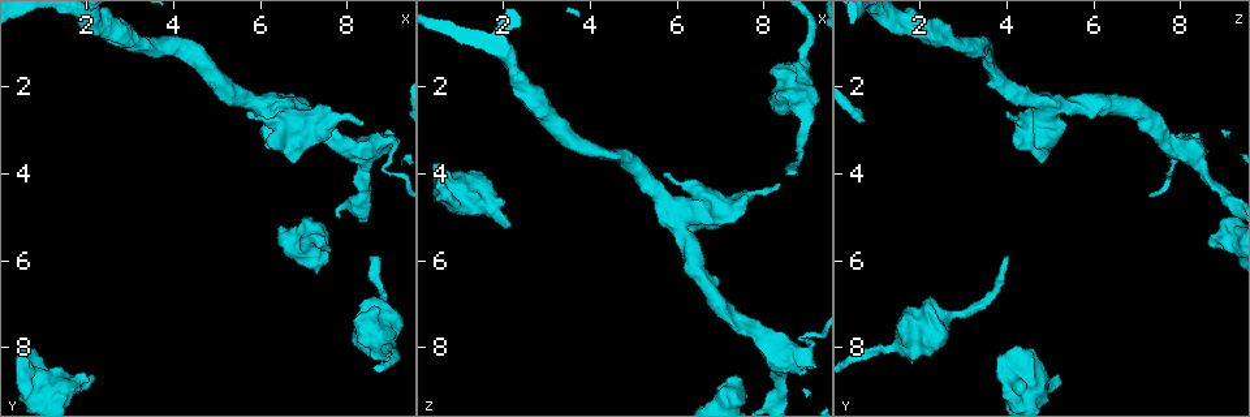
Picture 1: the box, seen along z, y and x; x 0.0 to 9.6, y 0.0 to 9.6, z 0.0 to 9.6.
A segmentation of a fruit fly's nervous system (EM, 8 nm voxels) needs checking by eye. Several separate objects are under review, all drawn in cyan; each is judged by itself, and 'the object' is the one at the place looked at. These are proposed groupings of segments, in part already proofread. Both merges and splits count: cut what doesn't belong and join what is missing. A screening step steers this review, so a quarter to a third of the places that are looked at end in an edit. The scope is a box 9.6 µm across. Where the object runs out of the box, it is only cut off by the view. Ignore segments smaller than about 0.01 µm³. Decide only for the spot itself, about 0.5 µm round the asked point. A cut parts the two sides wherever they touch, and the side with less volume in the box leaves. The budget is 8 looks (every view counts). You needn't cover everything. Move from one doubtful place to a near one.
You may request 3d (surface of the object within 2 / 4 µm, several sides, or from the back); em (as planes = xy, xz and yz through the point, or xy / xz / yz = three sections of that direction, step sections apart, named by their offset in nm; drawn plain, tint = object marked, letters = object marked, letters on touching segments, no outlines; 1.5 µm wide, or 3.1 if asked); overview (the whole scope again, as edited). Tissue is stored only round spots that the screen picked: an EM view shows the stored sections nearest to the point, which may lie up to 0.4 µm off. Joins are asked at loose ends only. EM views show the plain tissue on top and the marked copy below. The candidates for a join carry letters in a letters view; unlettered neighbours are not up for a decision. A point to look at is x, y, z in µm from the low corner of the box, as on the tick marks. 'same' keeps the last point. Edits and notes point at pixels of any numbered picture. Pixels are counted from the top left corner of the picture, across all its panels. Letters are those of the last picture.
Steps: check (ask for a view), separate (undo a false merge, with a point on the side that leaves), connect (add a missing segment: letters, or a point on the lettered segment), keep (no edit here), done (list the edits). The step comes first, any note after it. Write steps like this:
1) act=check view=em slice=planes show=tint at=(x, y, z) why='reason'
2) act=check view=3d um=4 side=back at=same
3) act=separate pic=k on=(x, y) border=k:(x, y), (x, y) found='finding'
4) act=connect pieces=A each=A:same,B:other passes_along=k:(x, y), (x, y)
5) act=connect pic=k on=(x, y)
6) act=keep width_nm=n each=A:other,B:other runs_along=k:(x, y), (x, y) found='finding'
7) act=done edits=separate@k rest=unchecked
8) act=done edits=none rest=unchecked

act=check view=3d um=4 at=(8.40, 2.85, 4.20) why='tapers out'

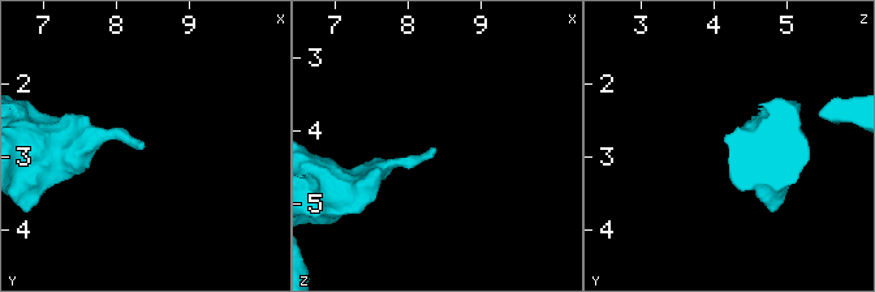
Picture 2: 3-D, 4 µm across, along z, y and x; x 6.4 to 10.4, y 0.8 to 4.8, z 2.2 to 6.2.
act=check view=em slice=planes show=letters at=(8.40, 2.80, 4.25)

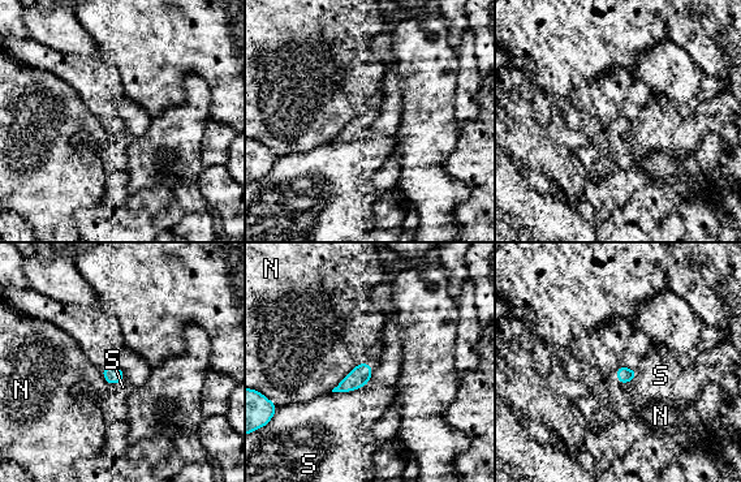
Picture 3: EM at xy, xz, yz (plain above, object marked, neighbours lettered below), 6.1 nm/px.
act=keep each=N:other,S:other border=3:(369, 381), (348, 391), (331, 391) found='none of them fits'

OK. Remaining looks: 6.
act=check view=3d um=4 at=(8.80, 5.95, 4.05)

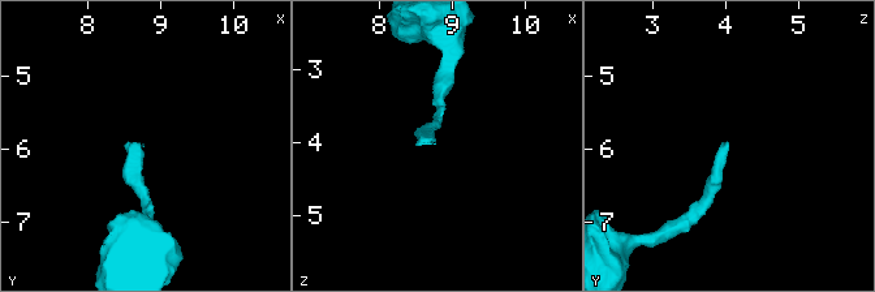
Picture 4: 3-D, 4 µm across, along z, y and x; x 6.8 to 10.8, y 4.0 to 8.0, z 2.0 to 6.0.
act=check view=em slice=xy step=8 show=letters at=(8.80, 5.95, 4.00)

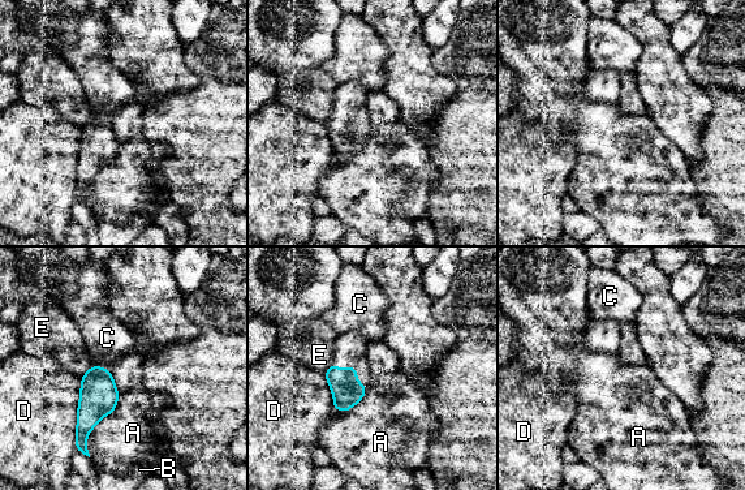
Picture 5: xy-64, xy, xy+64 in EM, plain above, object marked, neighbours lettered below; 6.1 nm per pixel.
act=check view=em slice=planes show=letters at=same

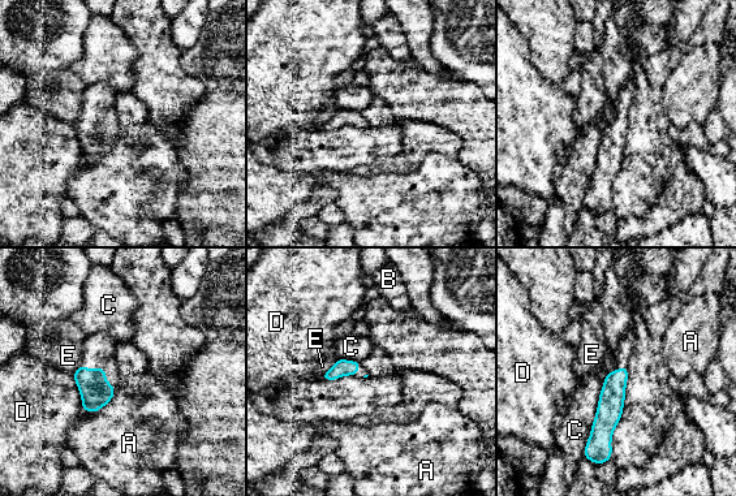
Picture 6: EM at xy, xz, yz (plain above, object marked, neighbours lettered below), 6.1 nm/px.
act=keep width_nm=100 each=A:other,B:other,C:other,D:other,E:other runs_along=6:(624, 371), (614, 385), (607, 441) found='no lettered segment goes on from it'

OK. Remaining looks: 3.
act=check view=3d um=2 at=(8.95, 8.05, 1.10) why='sudden change in width'

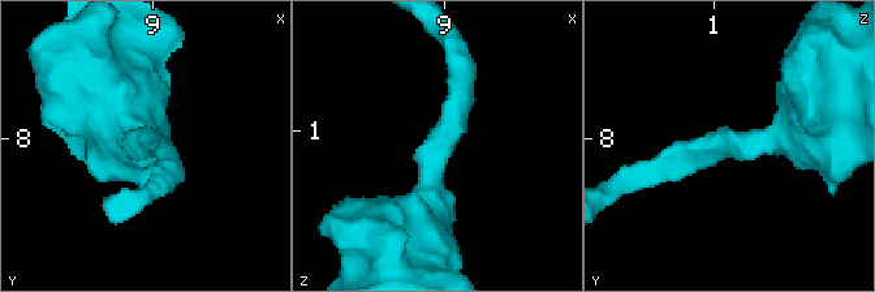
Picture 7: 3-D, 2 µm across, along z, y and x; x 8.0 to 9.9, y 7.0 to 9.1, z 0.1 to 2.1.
act=check view=em slice=planes show=letters at=(8.94, 8.06, 1.14) arm_widths_nm=180,600 why='need the tissue'

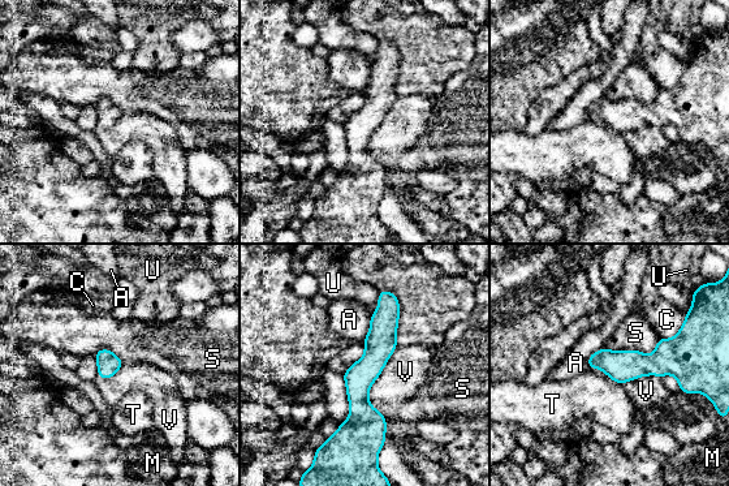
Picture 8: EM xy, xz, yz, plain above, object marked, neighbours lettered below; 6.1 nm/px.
act=keep each=A:other,C:other,M:other,S:other,T:other,U:other,V:other found='all the same cell'

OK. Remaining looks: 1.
act=done edits=none rest=unchecked

